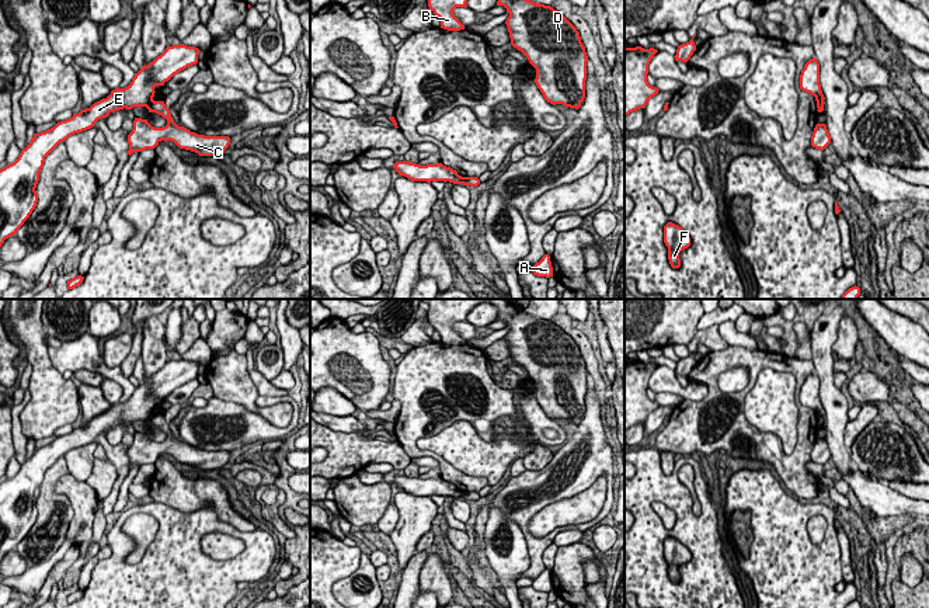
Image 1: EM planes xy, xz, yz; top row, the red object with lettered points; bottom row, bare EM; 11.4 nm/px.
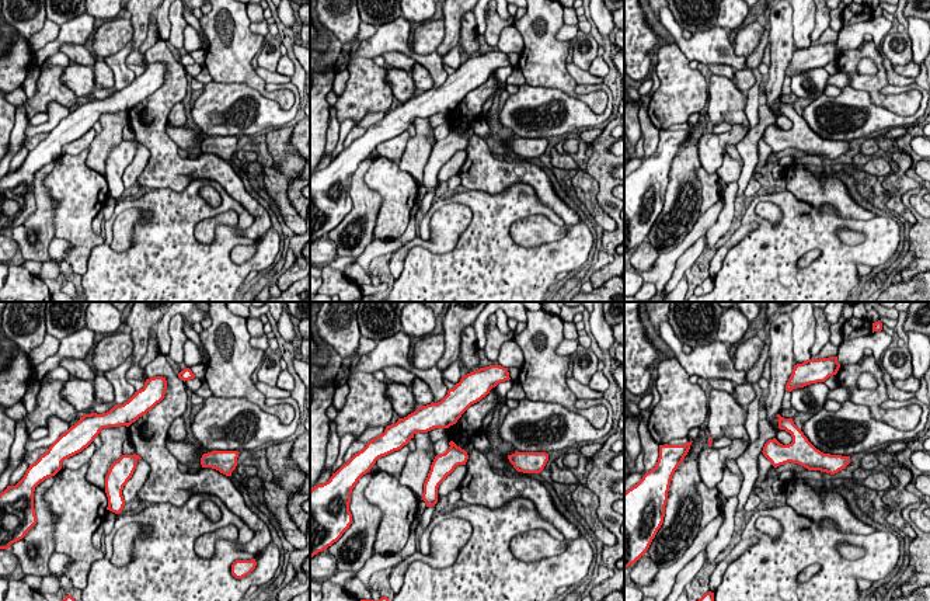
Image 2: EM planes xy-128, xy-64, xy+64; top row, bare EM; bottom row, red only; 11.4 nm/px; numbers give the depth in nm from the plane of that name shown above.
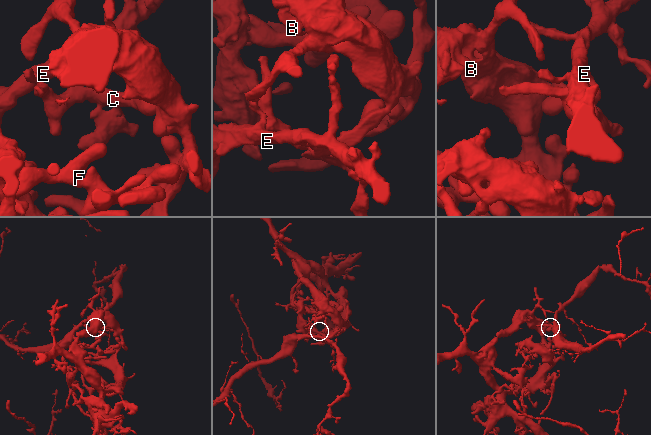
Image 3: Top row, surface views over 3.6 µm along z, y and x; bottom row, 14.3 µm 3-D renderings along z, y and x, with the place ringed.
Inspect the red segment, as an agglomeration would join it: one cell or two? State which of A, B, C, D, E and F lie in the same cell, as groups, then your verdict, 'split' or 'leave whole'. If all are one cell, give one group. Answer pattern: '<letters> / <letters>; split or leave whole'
A E / B C D F; split

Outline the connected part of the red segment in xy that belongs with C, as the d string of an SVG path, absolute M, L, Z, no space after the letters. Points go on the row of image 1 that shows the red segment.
M153 100L146 105L146 108L149 112L156 112L166 118L167 125L163 128L154 128L147 122L147 119L135 118L133 129L128 135L129 156L133 152L154 149L161 140L171 140L180 149L195 152L199 156L223 154L230 145L229 136L205 136L191 132L184 126L178 126L164 101Z

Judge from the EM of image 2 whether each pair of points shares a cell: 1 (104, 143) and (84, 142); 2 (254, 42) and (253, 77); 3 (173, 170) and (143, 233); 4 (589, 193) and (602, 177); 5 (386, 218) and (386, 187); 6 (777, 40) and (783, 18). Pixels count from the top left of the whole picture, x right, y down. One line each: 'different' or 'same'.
1: different
2: same
3: different
4: different
5: same
6: same

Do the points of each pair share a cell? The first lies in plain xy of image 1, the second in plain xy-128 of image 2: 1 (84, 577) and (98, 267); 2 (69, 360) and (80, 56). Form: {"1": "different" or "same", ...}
{"1": "different", "2": "different"}

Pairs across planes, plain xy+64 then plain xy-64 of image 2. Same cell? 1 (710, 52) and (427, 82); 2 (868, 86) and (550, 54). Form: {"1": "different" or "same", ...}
{"1": "different", "2": "same"}

